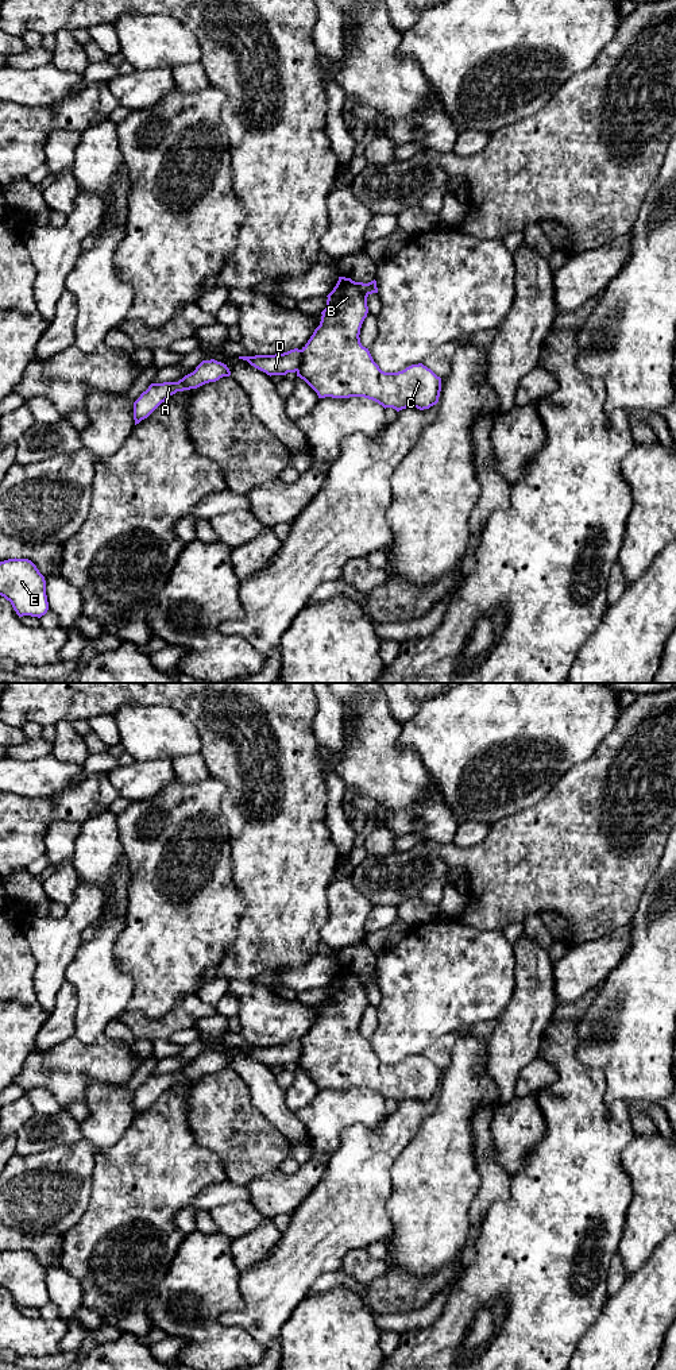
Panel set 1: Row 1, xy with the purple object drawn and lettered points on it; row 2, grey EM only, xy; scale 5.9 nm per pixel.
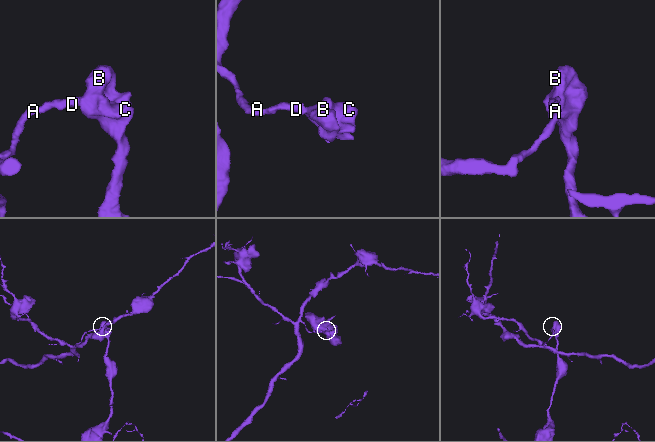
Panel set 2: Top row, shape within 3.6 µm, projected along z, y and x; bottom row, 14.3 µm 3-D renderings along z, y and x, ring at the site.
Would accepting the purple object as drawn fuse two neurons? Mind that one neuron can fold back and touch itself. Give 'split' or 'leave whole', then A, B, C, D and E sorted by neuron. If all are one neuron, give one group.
split | A D E / B C

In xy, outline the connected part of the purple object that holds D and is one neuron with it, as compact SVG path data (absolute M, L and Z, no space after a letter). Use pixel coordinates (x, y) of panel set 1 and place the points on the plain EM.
M294 1039L283 1045L239 1047L239 1050L247 1051L251 1057L271 1068L295 1064L300 1058L302 1045L301 1041Z

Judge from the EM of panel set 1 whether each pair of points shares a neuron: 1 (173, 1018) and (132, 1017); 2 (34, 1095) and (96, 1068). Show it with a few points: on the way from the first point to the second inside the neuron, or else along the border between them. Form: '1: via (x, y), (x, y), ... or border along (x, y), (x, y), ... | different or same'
1: via (163, 1025), (142, 1025) | same
2: border along (26, 1091), (46, 1088), (61, 1108) | different

